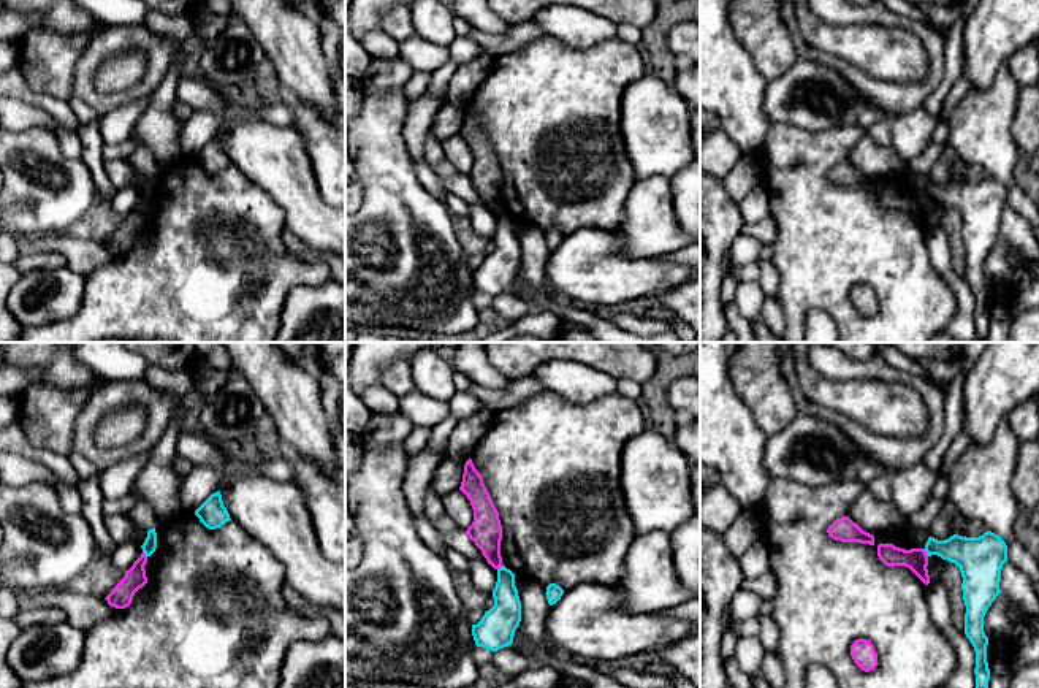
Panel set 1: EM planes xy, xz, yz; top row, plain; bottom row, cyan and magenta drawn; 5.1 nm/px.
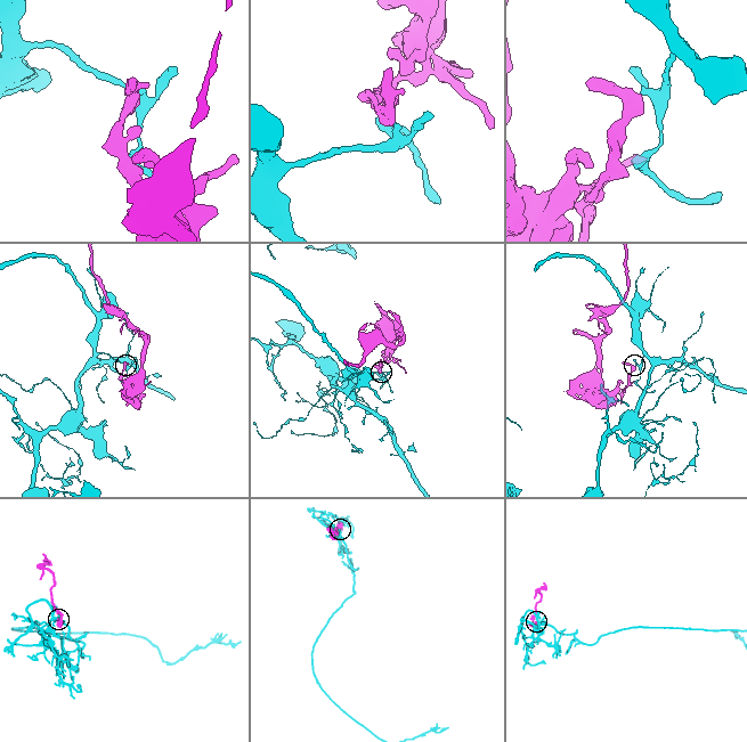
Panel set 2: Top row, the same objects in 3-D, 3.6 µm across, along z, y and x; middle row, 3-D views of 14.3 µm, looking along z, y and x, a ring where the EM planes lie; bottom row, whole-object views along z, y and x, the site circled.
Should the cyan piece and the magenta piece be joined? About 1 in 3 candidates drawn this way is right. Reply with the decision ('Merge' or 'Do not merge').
Do not merge

